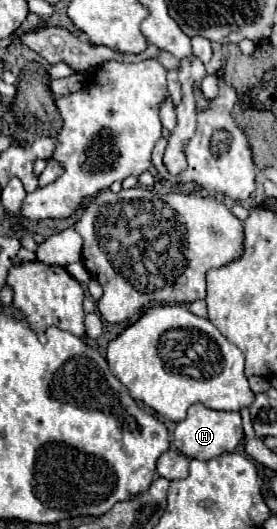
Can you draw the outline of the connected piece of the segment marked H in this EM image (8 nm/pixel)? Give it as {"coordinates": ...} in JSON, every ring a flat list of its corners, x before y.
{"coordinates":[[196,403,188,409,188,415,184,421,180,421,172,433,172,441,176,445,176,449,180,453,184,453,190,459,200,459,200,461,208,461,212,457,218,457,222,453,230,453,238,447,238,443,242,441,244,433,242,433,242,421,240,421,240,413,232,413,232,411,216,411,216,409,208,409,202,403]]}

